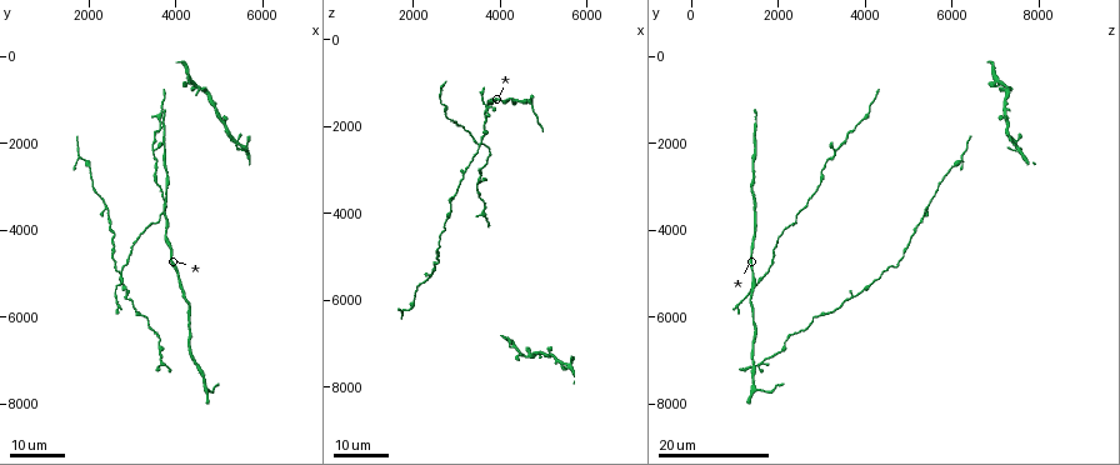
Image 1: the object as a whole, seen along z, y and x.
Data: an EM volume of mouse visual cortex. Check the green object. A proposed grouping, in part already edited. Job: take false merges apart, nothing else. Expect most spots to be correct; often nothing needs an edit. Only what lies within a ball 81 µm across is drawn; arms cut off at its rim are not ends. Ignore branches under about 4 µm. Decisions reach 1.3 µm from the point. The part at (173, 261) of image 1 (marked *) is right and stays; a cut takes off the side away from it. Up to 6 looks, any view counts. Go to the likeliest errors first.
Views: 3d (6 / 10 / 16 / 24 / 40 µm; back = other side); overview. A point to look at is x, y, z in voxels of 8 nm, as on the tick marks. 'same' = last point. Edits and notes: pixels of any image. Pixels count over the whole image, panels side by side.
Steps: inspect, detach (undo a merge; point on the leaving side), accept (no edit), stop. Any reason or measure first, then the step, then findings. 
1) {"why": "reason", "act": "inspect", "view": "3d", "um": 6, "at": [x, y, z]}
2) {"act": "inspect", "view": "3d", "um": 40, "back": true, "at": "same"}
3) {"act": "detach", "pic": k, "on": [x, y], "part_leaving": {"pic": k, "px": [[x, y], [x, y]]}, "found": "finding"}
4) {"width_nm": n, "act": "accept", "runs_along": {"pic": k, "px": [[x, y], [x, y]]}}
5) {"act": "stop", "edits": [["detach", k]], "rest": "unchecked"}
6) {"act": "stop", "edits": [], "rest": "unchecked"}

{"why": "two arms in line, one across", "act": "inspect", "view": "3d", "um": 16, "at": [3650, 1250, 4100]}

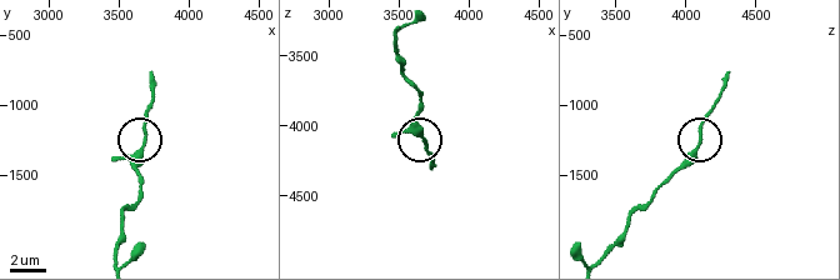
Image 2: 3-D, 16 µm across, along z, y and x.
{"act": "inspect", "view": "3d", "um": 10, "at": [3660, 1320, 4060]}

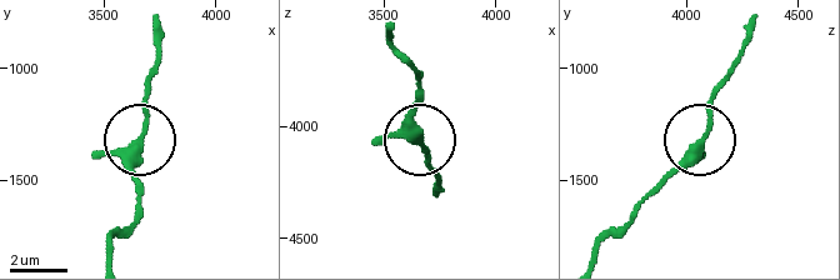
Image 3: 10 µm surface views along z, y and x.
{"arms": 3, "act": "accept", "runs_along": {"pic": 3, "px": [[386, 25], [418, 78], [424, 161]]}, "found": "one neuron here"}

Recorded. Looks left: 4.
{"why": "calibre changes", "act": "inspect", "view": "3d", "um": 16, "at": [2050, 2600, 5950]}

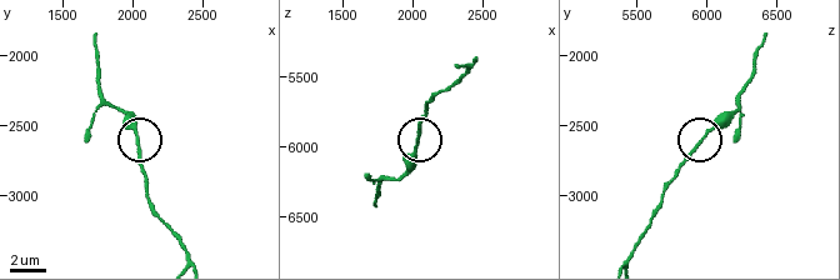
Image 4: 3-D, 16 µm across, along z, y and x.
{"why": "closer look", "act": "inspect", "view": "3d", "um": 6, "at": [2020, 2580, 5980]}

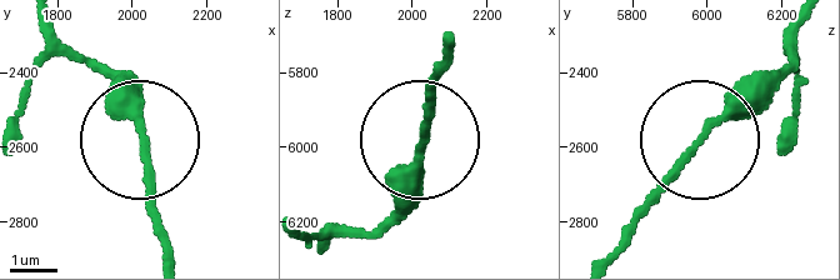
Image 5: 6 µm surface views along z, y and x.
{"act": "accept", "found": "all the same neuron"}

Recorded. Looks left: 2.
{"why": "four or more arms meet", "act": "inspect", "view": "3d", "um": 24, "at": [5600, 2050, 7500]}

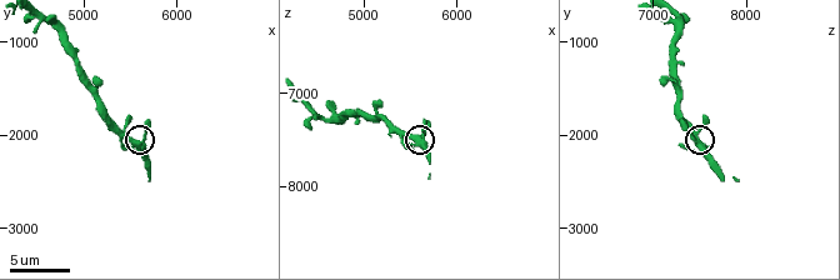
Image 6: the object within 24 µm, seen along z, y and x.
{"act": "inspect", "view": "3d", "um": 10, "at": [5600, 2050, 7450]}

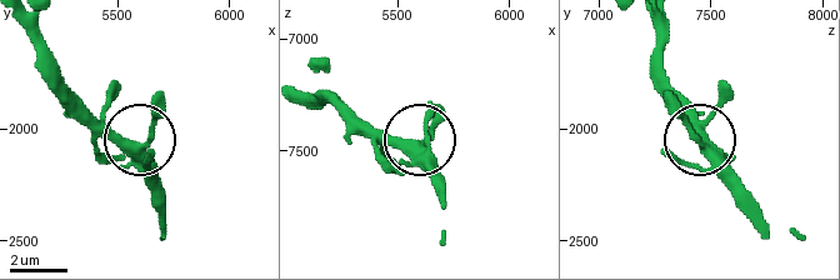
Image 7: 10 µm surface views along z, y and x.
{"act": "accept", "found": "continuous, no second neuron"}

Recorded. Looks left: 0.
{"act": "stop", "edits": [], "rest": "unchecked"}

